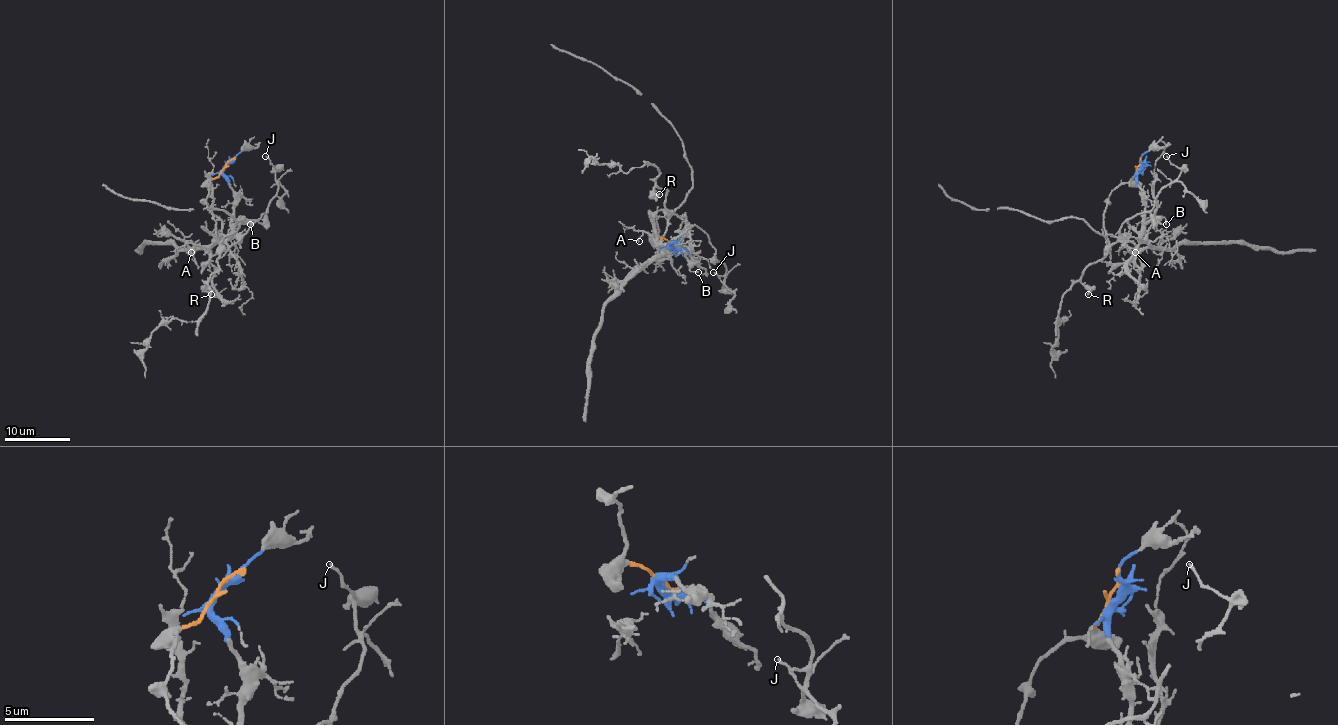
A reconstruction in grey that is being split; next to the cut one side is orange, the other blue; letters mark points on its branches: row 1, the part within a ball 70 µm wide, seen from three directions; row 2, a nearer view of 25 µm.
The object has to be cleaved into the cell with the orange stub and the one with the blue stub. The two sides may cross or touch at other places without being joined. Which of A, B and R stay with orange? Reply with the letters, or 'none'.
R

